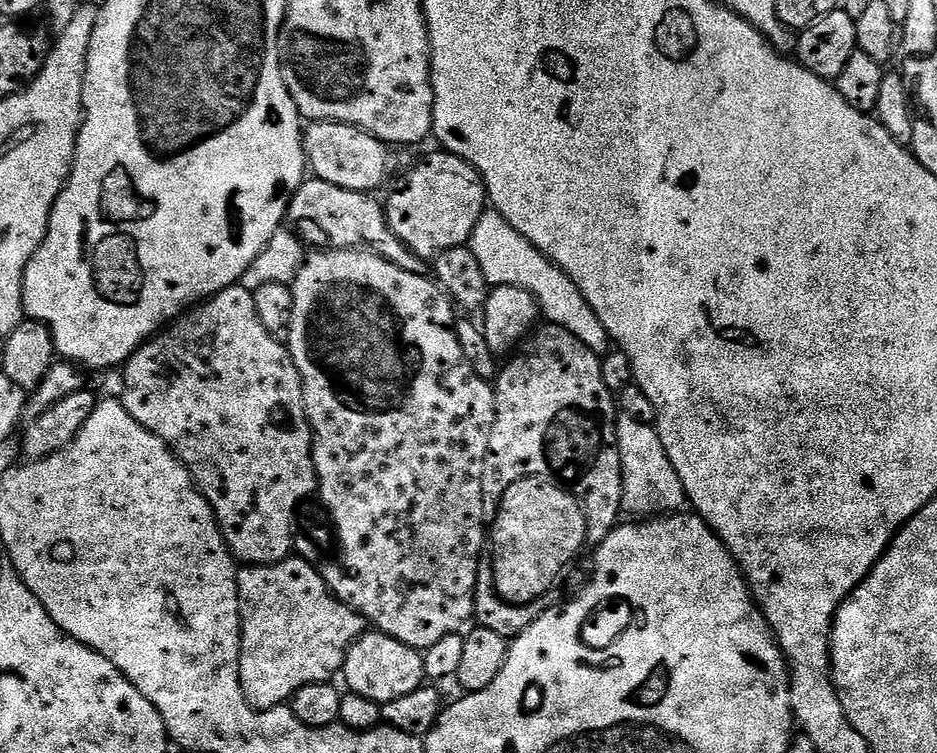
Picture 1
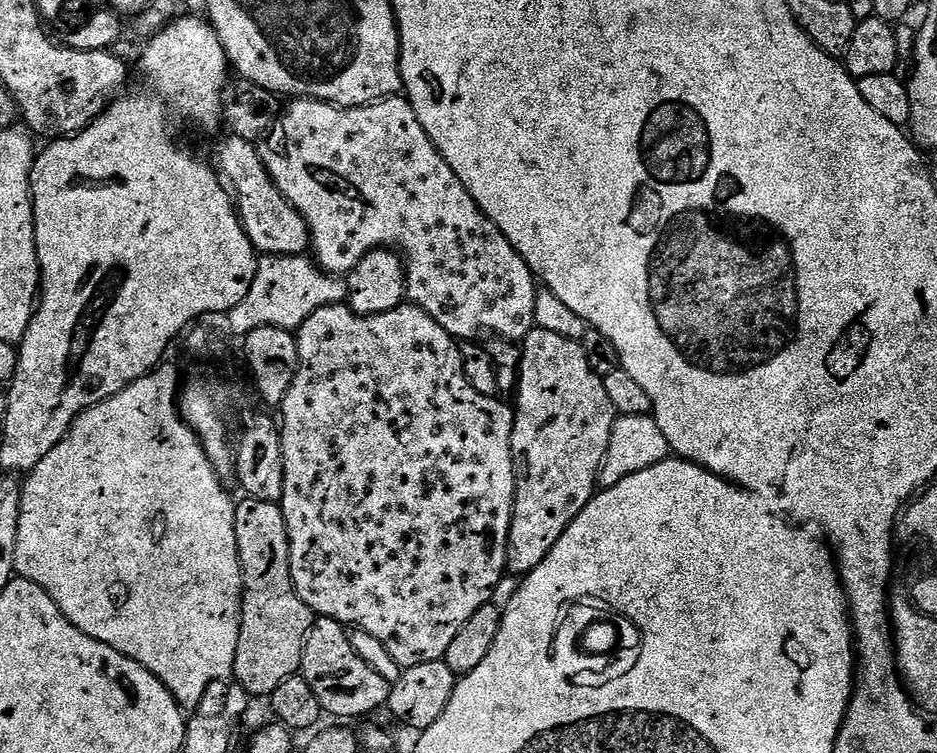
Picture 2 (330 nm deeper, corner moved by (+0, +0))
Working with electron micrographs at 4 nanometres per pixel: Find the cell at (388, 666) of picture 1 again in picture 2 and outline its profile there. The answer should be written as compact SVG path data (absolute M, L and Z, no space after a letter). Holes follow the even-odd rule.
M325 616L319 617L308 631L300 672L327 715L329 712L332 716L368 716L387 705L390 680L382 673L375 672L356 653L355 646L348 641L344 632L347 632L345 625Z

